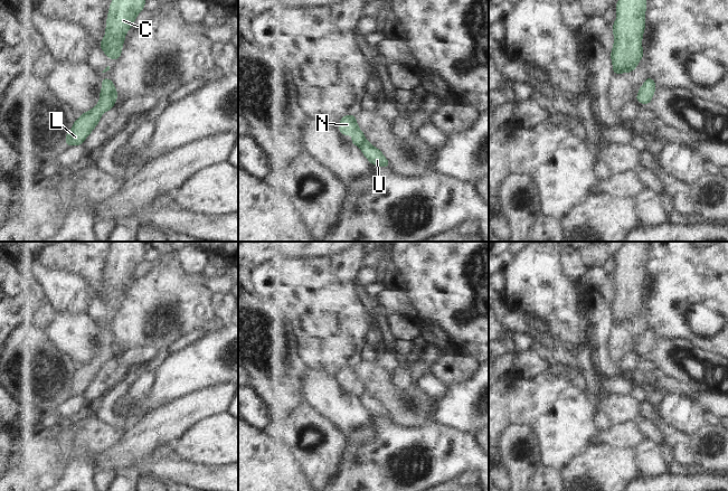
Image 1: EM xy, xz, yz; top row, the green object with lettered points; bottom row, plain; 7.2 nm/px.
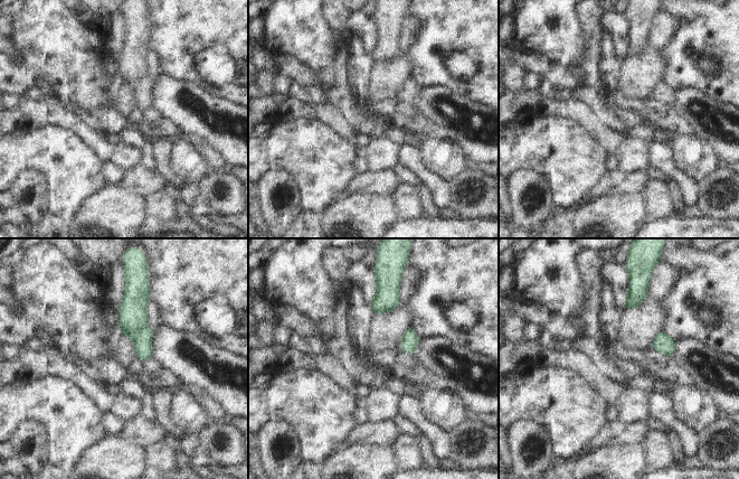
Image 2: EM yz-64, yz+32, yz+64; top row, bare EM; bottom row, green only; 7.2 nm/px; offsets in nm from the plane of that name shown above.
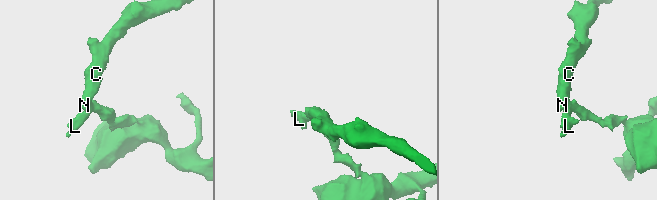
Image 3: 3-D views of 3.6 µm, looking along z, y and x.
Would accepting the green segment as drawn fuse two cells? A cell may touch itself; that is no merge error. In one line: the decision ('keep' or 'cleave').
cleave

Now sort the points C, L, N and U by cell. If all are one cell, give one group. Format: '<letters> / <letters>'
C L N / U

